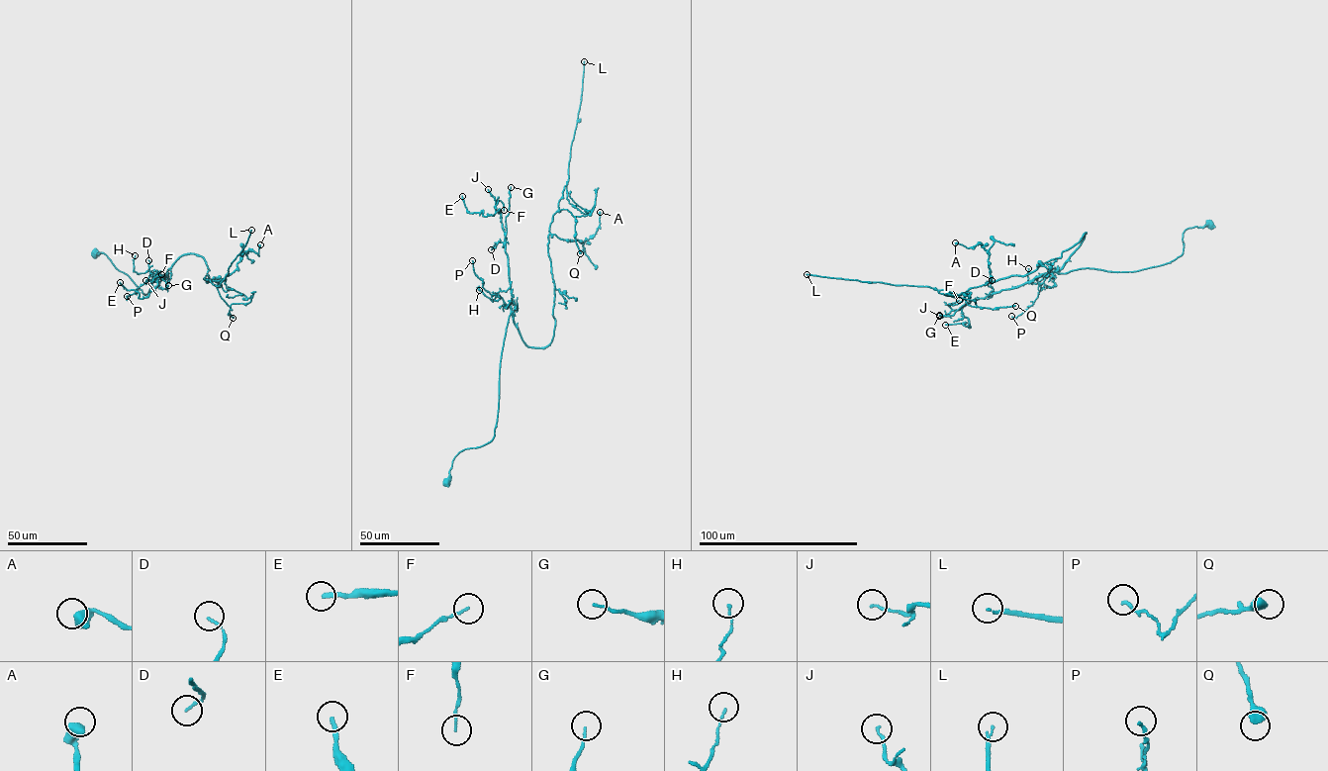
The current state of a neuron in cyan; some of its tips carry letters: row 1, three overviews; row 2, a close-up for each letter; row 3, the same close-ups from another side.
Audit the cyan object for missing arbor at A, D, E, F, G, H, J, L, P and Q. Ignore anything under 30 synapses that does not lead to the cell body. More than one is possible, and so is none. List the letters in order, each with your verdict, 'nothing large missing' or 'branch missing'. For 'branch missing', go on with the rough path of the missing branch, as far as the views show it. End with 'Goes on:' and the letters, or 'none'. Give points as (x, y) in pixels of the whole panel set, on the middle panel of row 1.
A: nothing large missing
D: nothing large missing
E: nothing large missing
F: nothing large missing
G: nothing large missing
H: nothing large missing
J: nothing large missing
L: branch missing
P: nothing large missing
Q: nothing large missing
Goes on: L

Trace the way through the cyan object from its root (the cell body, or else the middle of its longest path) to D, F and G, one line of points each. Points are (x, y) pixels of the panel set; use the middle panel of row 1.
D: (445, 483), (459, 452), (482, 446), (494, 436), (512, 290), (505, 244), (499, 241), (491, 249)
F: (445, 483), (459, 452), (482, 446), (494, 436), (512, 290), (498, 201), (504, 210)
G: (445, 483), (459, 452), (482, 446), (494, 436), (502, 351), (511, 312), (505, 240), (511, 187)

